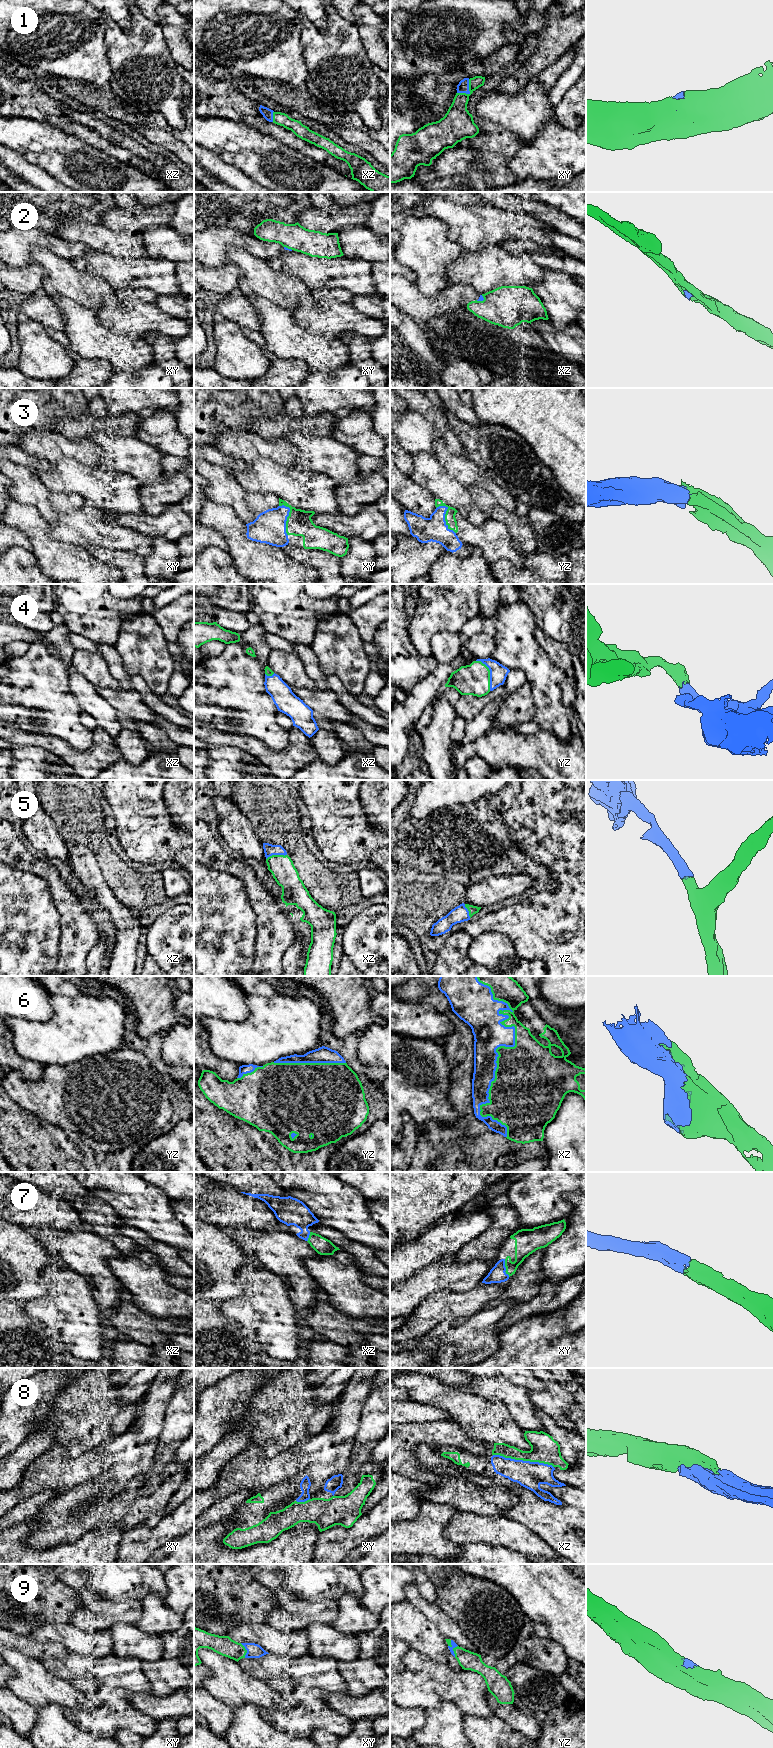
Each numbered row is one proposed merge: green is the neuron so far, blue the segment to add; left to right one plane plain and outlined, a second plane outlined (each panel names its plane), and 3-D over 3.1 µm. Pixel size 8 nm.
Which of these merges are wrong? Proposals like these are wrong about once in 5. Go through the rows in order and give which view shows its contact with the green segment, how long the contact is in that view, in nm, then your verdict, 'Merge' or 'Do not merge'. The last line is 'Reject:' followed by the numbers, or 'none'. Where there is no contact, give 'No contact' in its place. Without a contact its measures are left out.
1: Touches green in xy. Shared border 160 nm. Merge
2: Touches green in xz. Shared border 70 nm. Merge
3: Touches green in yz. Shared border 260 nm. Merge
4: Touches green in yz. Shared border 280 nm. Merge
5: Touches green in xz. Shared border 170 nm. Merge
6: Touches green in xz. Shared border 1300 nm. Merge
7: Touches green in xy. Shared border 150 nm. Merge
8: Touches green in xz. Shared border 500 nm. Merge
9: Touches green in yz. Shared border 140 nm. Do not merge
Reject: 9

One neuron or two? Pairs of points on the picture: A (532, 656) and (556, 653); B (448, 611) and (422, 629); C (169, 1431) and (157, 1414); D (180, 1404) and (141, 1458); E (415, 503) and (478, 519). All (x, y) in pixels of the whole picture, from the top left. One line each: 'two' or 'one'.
A: two
B: one
C: two
D: two
E: two

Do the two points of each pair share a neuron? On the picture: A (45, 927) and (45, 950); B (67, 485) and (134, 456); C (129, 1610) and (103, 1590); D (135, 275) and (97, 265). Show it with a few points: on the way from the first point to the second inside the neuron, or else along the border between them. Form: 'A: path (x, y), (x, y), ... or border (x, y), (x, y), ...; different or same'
A: path (45, 933), (45, 944); same
B: border (109, 469), (126, 472), (131, 476); different
C: border (133, 1599), (117, 1602); different
D: path (126, 273), (119, 273), (106, 266); same

